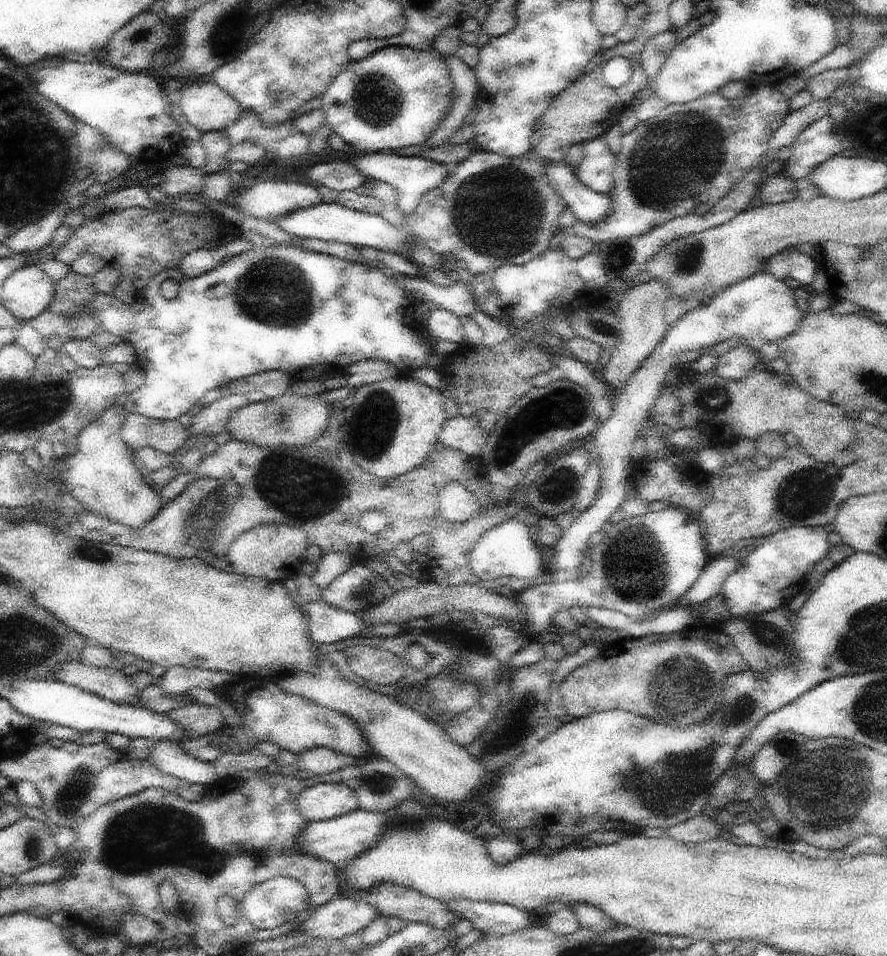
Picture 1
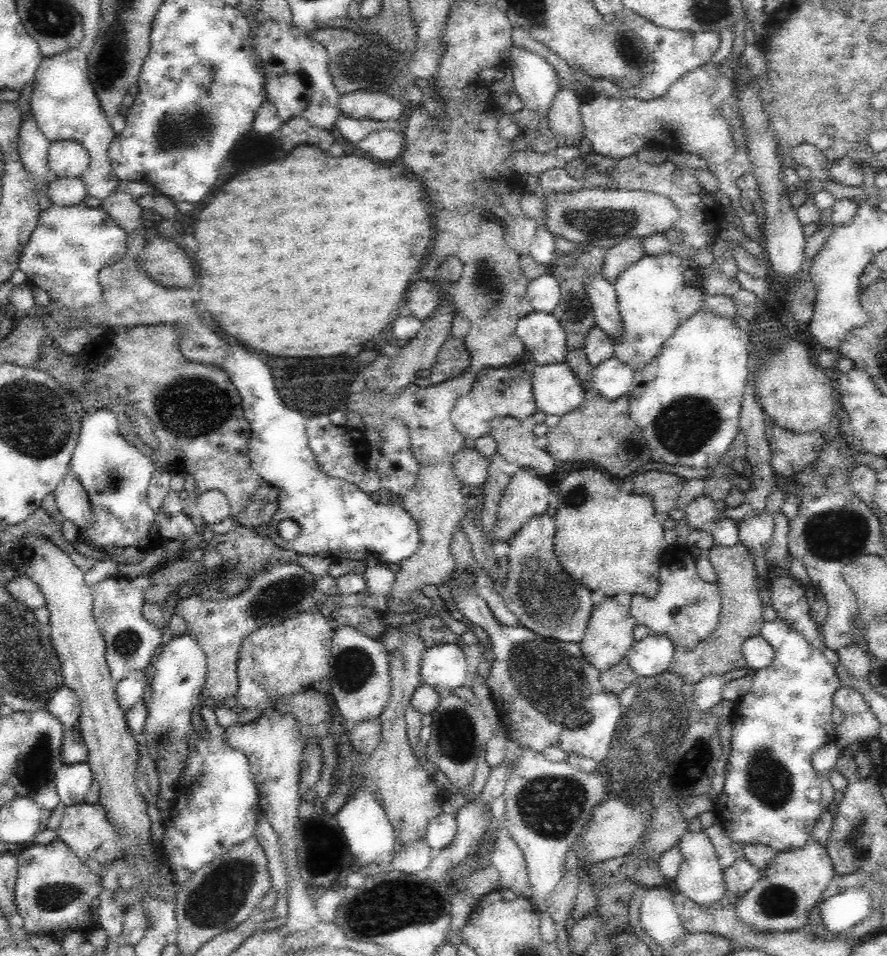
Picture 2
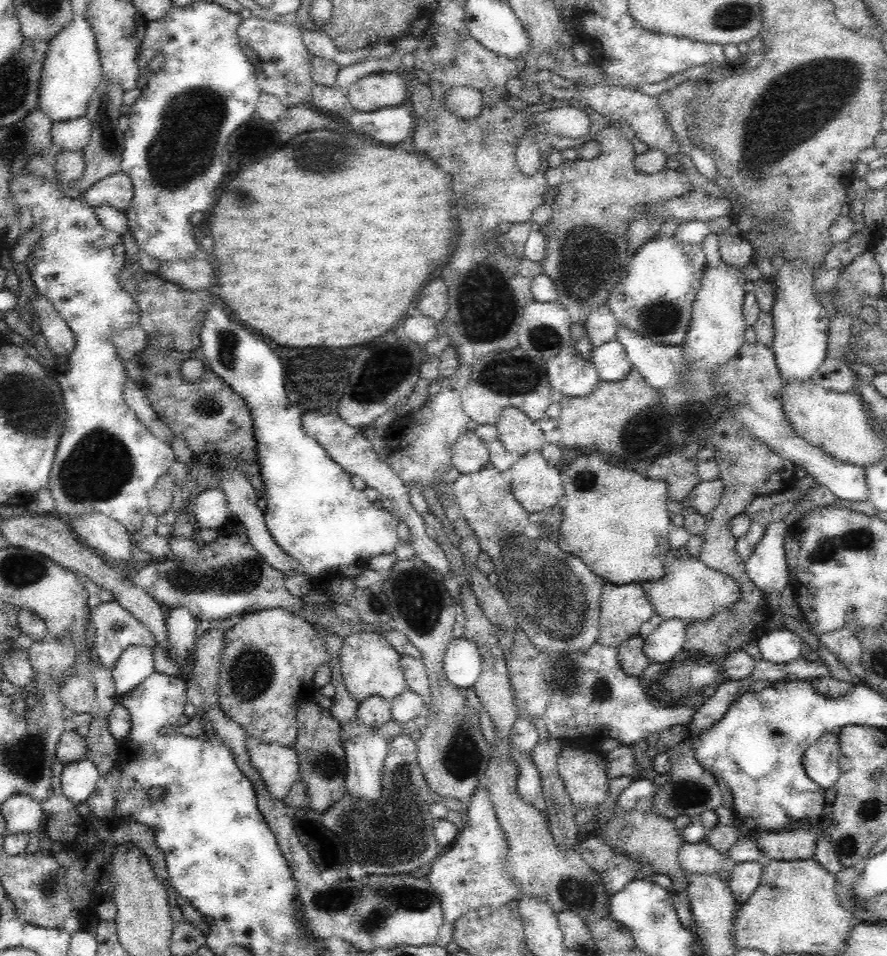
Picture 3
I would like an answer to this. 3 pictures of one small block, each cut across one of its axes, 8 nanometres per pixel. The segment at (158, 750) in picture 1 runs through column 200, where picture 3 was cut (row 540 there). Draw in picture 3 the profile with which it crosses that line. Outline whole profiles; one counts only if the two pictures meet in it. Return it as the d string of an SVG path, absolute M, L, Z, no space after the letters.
M771 521L764 536L745 560L745 569L752 582L764 593L781 592L790 585L784 538L791 530L784 521Z

